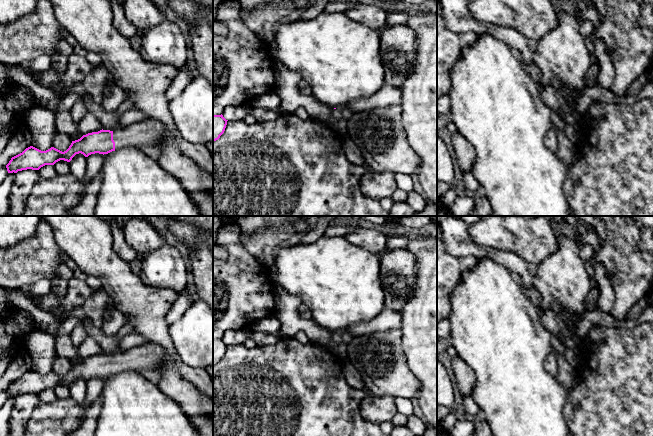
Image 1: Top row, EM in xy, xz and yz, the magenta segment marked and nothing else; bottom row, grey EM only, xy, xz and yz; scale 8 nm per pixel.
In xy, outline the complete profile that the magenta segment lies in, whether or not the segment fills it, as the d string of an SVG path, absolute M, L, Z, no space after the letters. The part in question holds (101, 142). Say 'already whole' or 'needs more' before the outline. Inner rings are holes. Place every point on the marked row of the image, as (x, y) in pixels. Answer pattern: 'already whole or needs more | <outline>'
needs more | M145 119L125 128L113 131L100 130L88 133L72 141L69 148L62 152L54 147L41 151L33 146L11 158L6 165L8 173L32 169L39 170L45 165L54 165L60 160L70 162L76 154L88 157L91 154L108 154L124 147L149 145L157 147L166 139L171 139L182 154L194 160L197 165L213 174L213 156L204 144L192 144L183 139L177 129L169 129L160 121Z

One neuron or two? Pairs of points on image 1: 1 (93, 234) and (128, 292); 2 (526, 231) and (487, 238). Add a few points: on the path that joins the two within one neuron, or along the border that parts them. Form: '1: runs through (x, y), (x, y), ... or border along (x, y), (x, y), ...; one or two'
1: runs through (93, 248), (93, 252), (117, 278); one
2: runs through (516, 231), (497, 232); one

